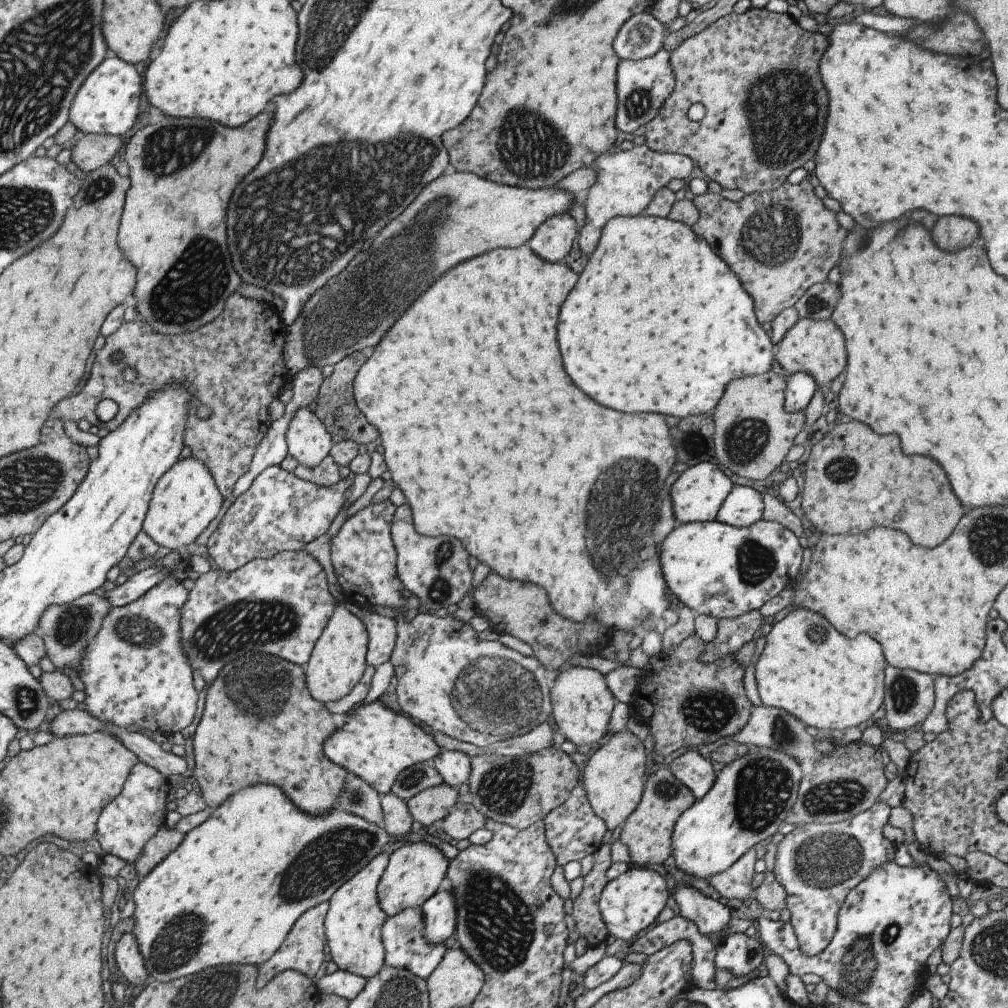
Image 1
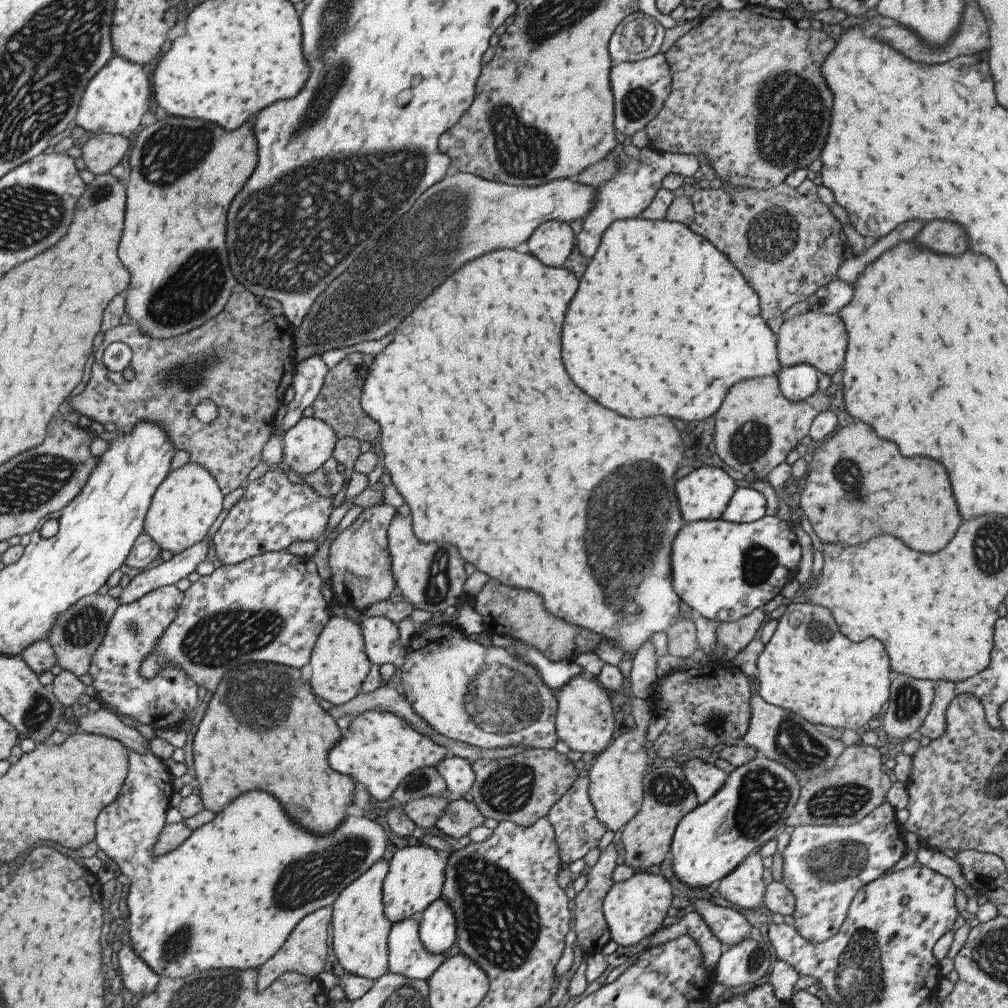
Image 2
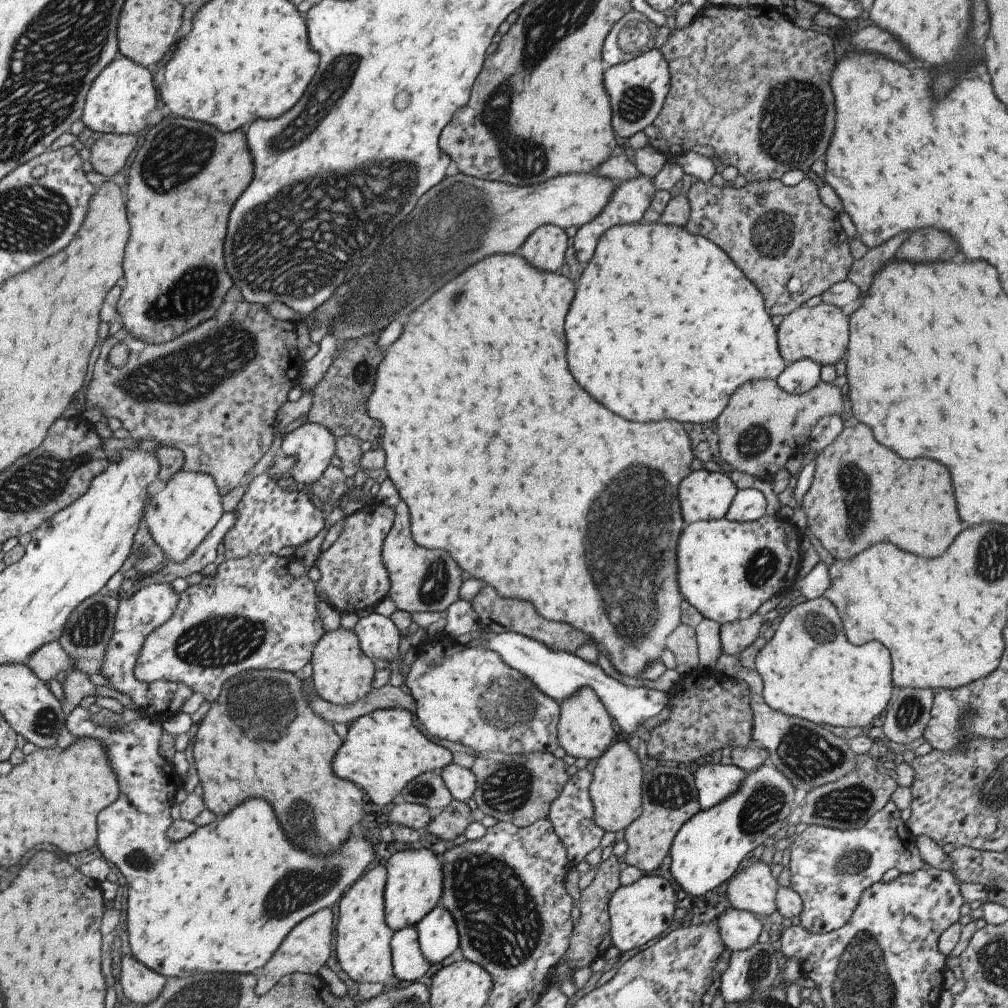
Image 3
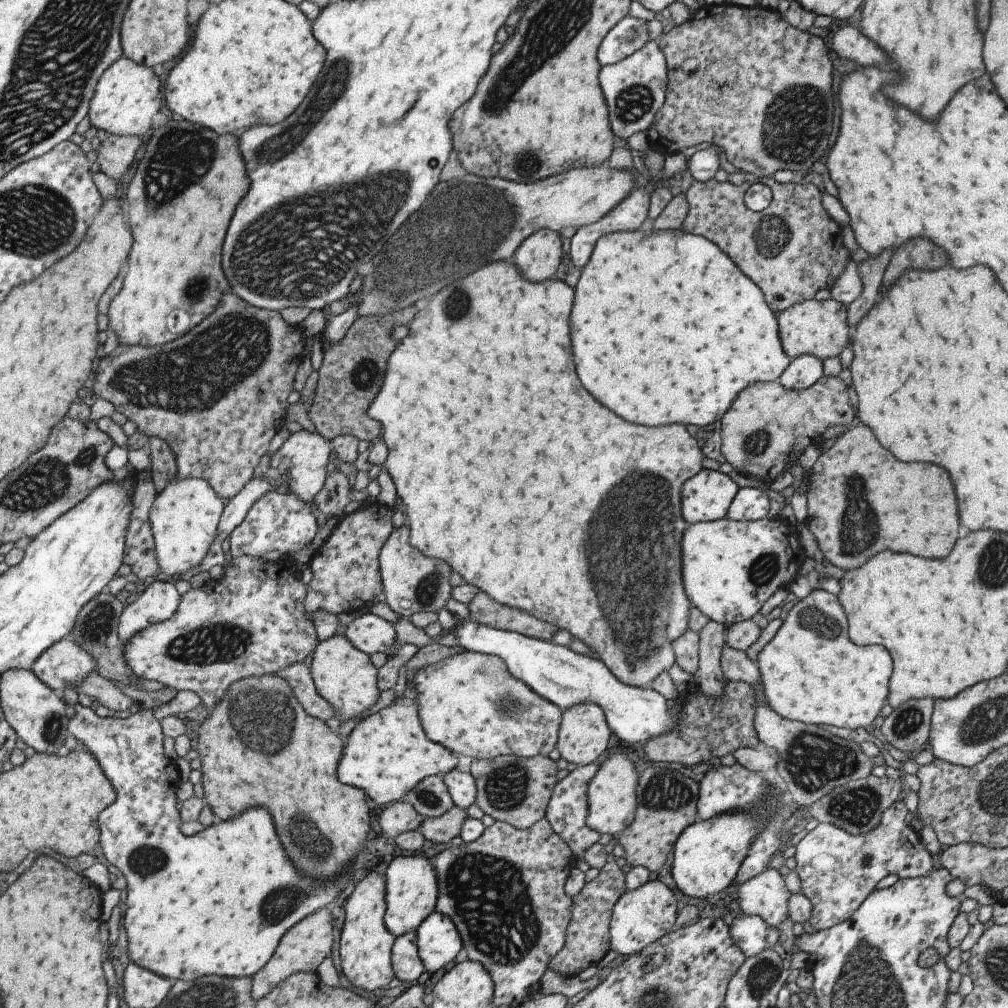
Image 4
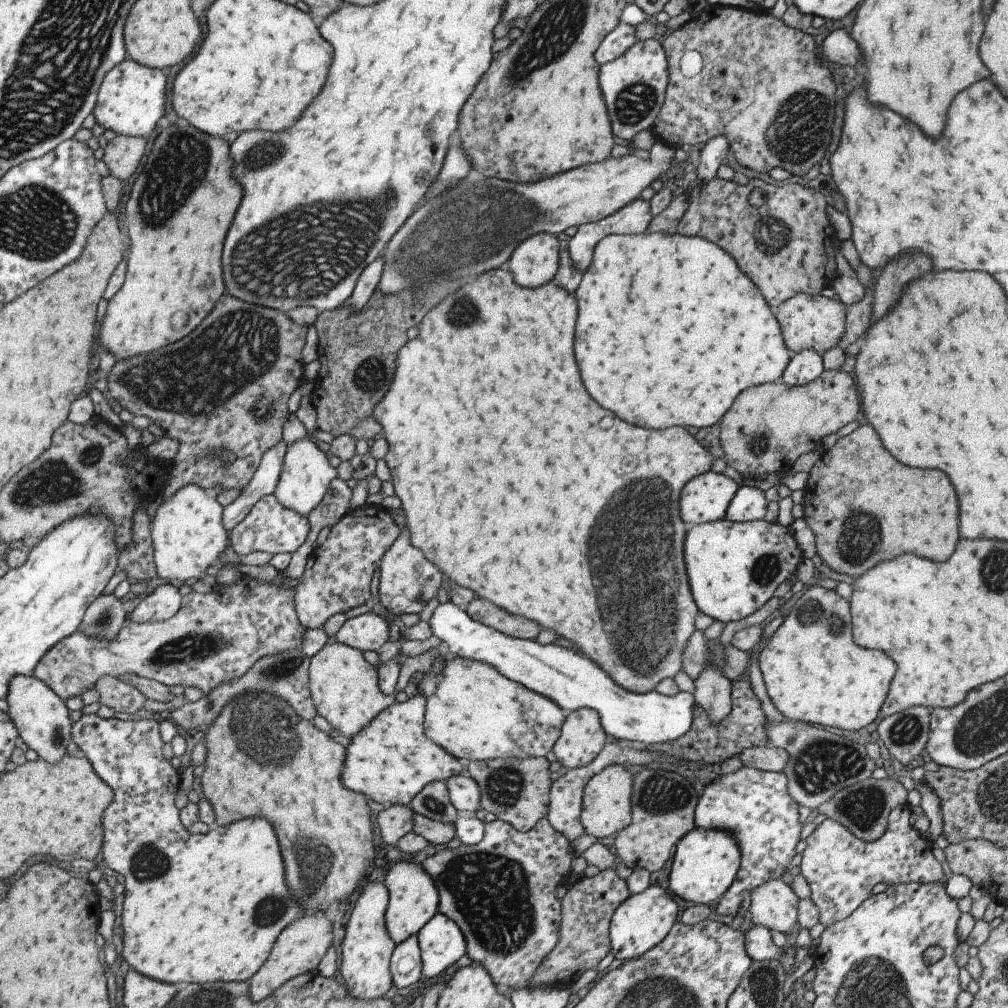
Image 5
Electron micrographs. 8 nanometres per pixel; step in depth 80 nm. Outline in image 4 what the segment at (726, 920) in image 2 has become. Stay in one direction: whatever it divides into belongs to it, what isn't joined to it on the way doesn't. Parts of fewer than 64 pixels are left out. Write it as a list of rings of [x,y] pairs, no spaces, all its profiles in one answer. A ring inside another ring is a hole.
[[[739,910],[735,912],[736,917],[728,926],[728,935],[744,957],[753,956],[768,946],[765,934],[769,927],[755,915],[746,915]]]

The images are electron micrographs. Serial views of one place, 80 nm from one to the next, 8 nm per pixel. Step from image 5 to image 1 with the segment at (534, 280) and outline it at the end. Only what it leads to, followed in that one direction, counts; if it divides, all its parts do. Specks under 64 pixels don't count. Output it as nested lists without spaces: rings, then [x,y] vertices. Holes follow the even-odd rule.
[[[559,213],[540,222],[526,244],[539,258],[557,262],[570,251],[576,234],[575,221],[569,213]]]

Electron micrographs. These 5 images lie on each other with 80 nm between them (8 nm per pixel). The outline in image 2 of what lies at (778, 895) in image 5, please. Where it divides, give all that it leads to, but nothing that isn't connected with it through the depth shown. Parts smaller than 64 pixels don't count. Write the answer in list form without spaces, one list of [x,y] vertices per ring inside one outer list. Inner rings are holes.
[[[757,850],[751,851],[731,872],[717,881],[717,892],[743,910],[762,904],[766,884],[761,880],[764,869]]]

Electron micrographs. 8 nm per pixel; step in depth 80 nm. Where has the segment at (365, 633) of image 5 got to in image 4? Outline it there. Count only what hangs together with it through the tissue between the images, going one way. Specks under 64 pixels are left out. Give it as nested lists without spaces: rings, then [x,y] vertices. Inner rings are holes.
[[[369,612],[353,619],[347,625],[343,636],[368,657],[377,652],[386,653],[395,642],[393,625],[379,615]]]

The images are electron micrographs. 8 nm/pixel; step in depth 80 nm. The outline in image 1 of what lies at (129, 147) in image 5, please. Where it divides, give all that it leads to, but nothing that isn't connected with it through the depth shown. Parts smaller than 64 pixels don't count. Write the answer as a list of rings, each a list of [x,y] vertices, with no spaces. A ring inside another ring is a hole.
[[[87,133],[71,148],[71,160],[85,173],[97,171],[115,158],[121,146],[121,136]]]

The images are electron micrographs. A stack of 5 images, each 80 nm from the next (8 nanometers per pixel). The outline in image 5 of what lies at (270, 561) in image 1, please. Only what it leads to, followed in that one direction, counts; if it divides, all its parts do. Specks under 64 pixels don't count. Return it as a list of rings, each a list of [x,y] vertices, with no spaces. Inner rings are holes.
[[[244,575],[233,585],[226,586],[213,586],[210,592],[199,593],[191,591],[182,596],[180,607],[170,619],[164,621],[146,622],[146,623],[133,623],[129,622],[127,626],[124,626],[117,638],[114,641],[103,640],[99,637],[88,637],[83,633],[77,631],[74,635],[63,639],[61,643],[56,644],[41,660],[38,667],[35,669],[35,676],[40,678],[45,684],[48,684],[63,700],[67,700],[69,696],[82,696],[87,690],[94,688],[94,684],[101,680],[102,676],[109,675],[118,677],[129,674],[138,674],[142,677],[147,677],[157,682],[166,684],[167,686],[193,686],[201,692],[204,697],[206,694],[210,694],[215,687],[222,685],[223,683],[230,683],[237,680],[241,675],[244,675],[252,668],[254,662],[262,659],[267,655],[275,655],[283,651],[289,651],[293,649],[302,648],[302,636],[305,632],[305,627],[297,620],[296,612],[294,609],[294,587],[287,587],[281,582],[266,582],[263,580],[255,579]]]

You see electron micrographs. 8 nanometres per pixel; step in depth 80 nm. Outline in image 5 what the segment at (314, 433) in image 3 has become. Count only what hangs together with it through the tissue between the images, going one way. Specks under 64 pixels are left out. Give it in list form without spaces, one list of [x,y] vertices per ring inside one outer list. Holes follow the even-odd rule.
[[[309,436],[298,439],[285,446],[282,467],[273,496],[282,507],[290,508],[298,515],[308,512],[323,498],[329,483],[336,477],[336,469],[327,461],[325,447],[315,444]]]

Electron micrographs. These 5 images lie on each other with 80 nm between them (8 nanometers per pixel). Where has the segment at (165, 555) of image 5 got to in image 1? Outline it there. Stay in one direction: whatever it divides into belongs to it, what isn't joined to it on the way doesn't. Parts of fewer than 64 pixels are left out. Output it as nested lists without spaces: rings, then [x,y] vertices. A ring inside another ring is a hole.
[[[193,457],[178,459],[155,487],[147,513],[145,531],[164,551],[175,551],[191,544],[221,508],[221,494],[209,469]]]

